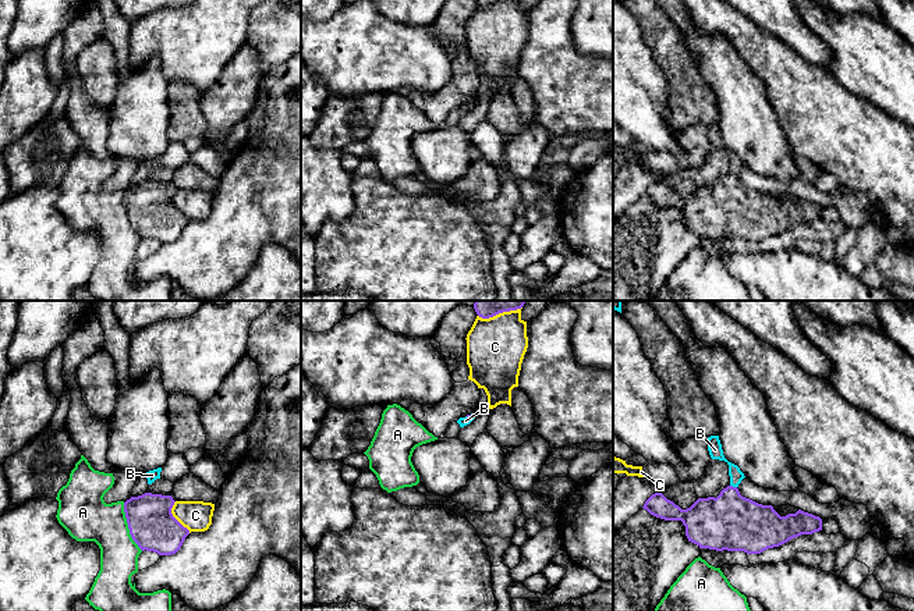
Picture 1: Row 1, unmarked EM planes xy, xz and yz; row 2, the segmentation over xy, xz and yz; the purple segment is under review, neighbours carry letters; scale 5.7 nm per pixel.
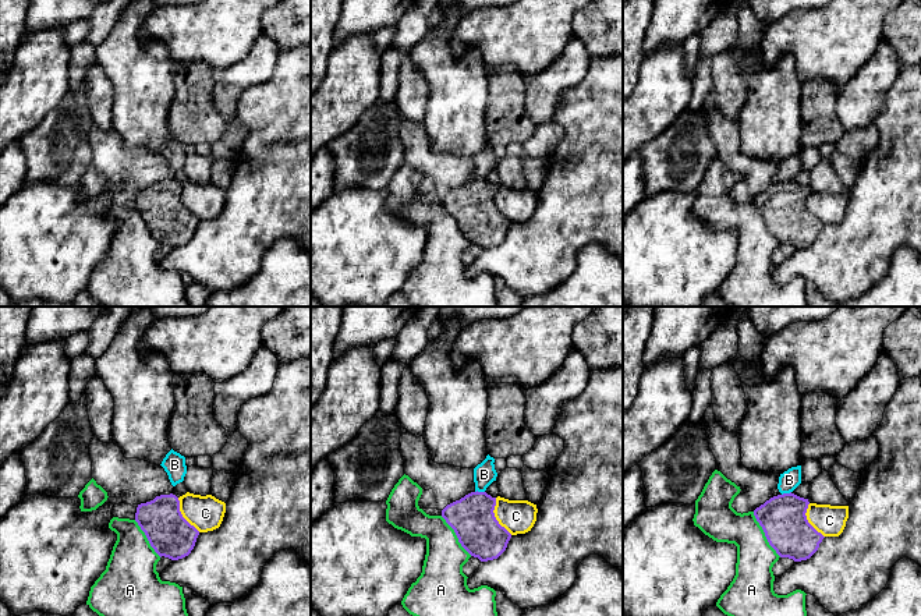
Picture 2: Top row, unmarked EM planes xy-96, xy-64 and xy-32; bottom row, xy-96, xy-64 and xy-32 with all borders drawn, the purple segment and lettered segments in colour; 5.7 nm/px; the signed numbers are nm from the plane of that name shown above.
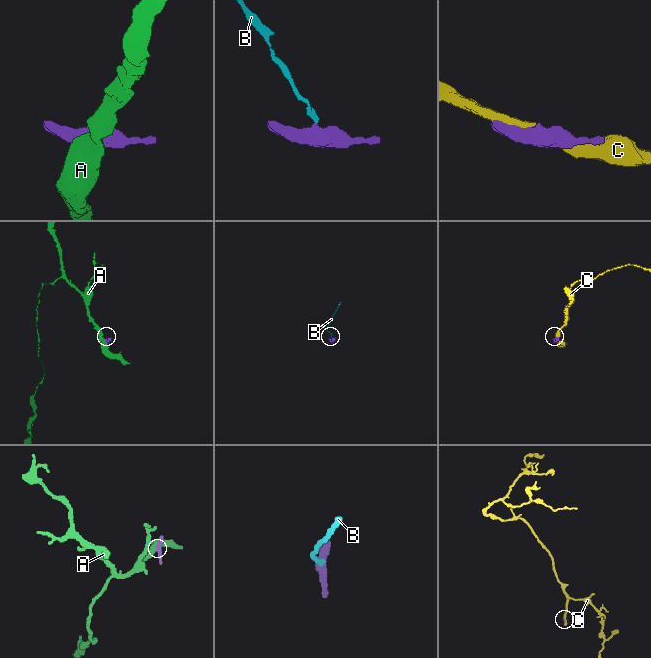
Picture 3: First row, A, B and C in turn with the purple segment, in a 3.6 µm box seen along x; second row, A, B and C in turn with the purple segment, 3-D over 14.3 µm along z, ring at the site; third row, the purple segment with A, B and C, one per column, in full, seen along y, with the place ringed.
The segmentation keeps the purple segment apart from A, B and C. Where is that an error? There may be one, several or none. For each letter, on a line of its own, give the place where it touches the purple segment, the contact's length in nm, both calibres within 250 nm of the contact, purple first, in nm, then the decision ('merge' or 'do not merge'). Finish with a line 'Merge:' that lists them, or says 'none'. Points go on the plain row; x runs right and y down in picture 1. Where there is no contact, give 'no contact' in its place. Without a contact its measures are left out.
A: meets purple in xy at (128, 215); contact 300 nm long; 280 nm thick on the purple side, 280 nm on the other; do not merge
B: meets purple in yz at (732, 174); contact 40 nm long; 320 nm thick on the purple side, 80 nm on the other; do not merge
C: meets purple in xy at (173, 205); contact 200 nm long; 280 nm thick on the purple side, 180 nm on the other; do not merge
Merge: none

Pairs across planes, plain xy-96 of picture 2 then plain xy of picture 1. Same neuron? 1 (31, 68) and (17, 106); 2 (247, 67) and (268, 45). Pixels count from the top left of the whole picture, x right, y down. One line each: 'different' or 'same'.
1: same
2: different

